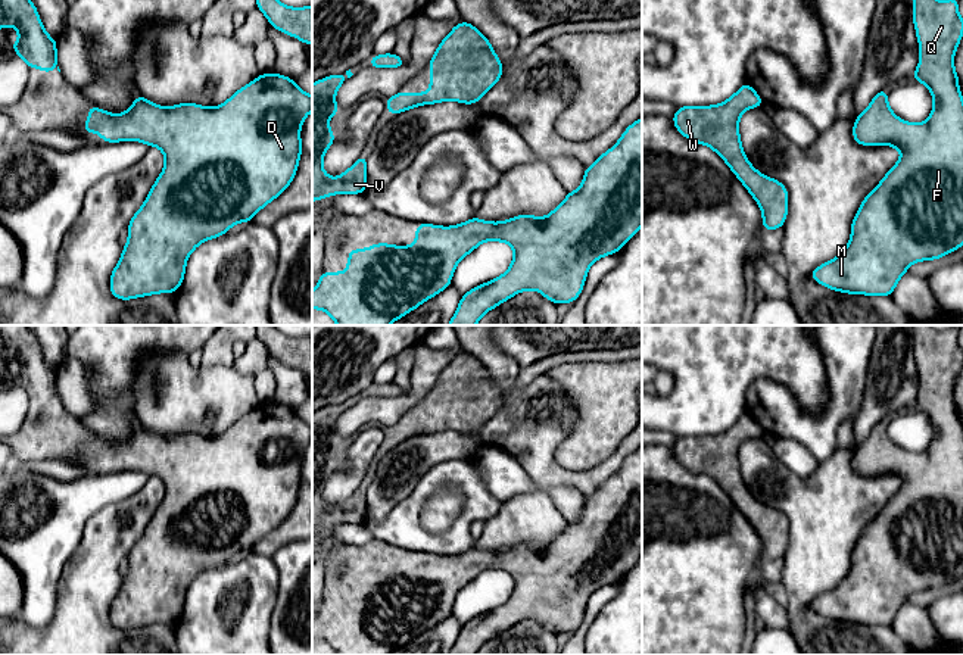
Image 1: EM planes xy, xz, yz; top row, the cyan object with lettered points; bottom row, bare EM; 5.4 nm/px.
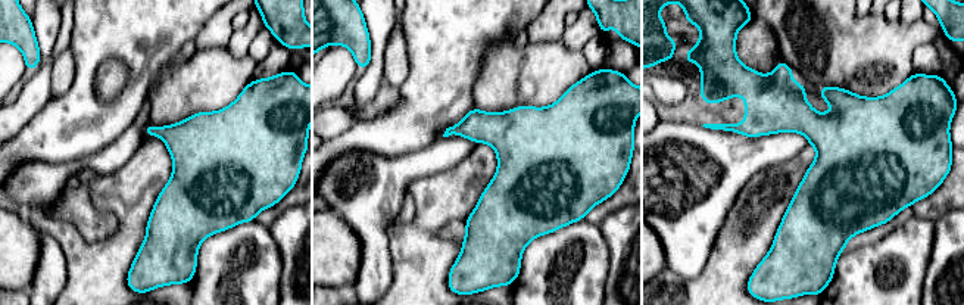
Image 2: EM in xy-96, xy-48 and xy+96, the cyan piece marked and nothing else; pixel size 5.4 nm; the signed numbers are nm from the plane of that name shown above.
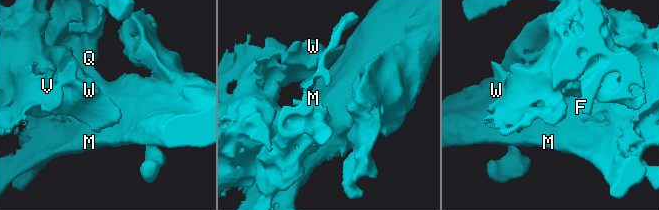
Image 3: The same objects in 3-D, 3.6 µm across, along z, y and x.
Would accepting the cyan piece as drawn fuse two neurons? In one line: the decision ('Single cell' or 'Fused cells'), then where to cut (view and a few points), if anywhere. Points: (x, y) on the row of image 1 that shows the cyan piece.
Single cell. No split

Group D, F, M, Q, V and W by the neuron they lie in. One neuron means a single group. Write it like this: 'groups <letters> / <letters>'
groups D F M Q V W

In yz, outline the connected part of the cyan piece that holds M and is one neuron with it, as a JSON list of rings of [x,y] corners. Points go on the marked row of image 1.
[[[913,0],[913,22],[919,41],[920,60],[910,79],[923,82],[934,97],[934,107],[925,122],[901,121],[888,106],[888,91],[875,94],[869,107],[853,125],[853,138],[860,146],[886,144],[901,150],[901,159],[886,172],[882,181],[860,205],[847,247],[832,261],[822,263],[810,277],[835,291],[867,296],[888,296],[907,268],[920,261],[935,261],[963,246],[963,94],[959,88],[953,57],[963,35],[963,19],[957,7],[960,0]]]

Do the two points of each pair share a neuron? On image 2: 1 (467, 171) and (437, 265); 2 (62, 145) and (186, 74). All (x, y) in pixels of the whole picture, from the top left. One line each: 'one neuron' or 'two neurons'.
1: one neuron
2: two neurons

